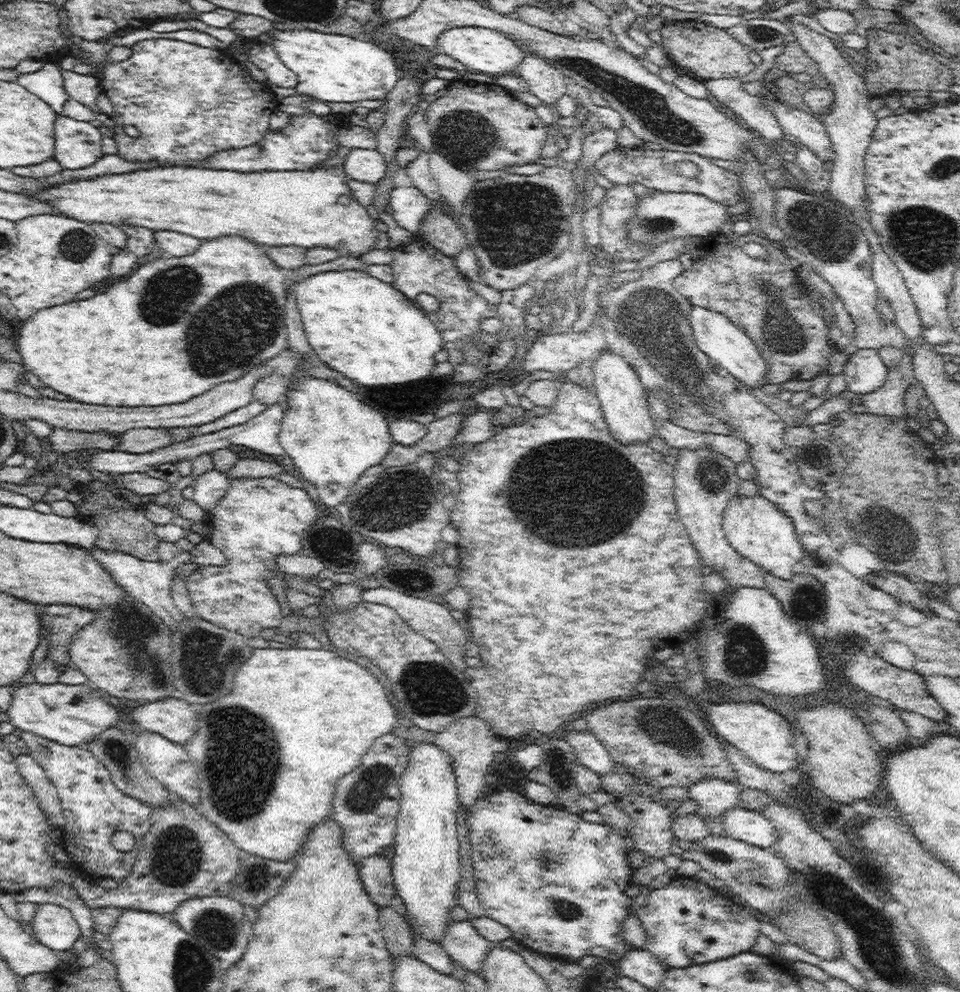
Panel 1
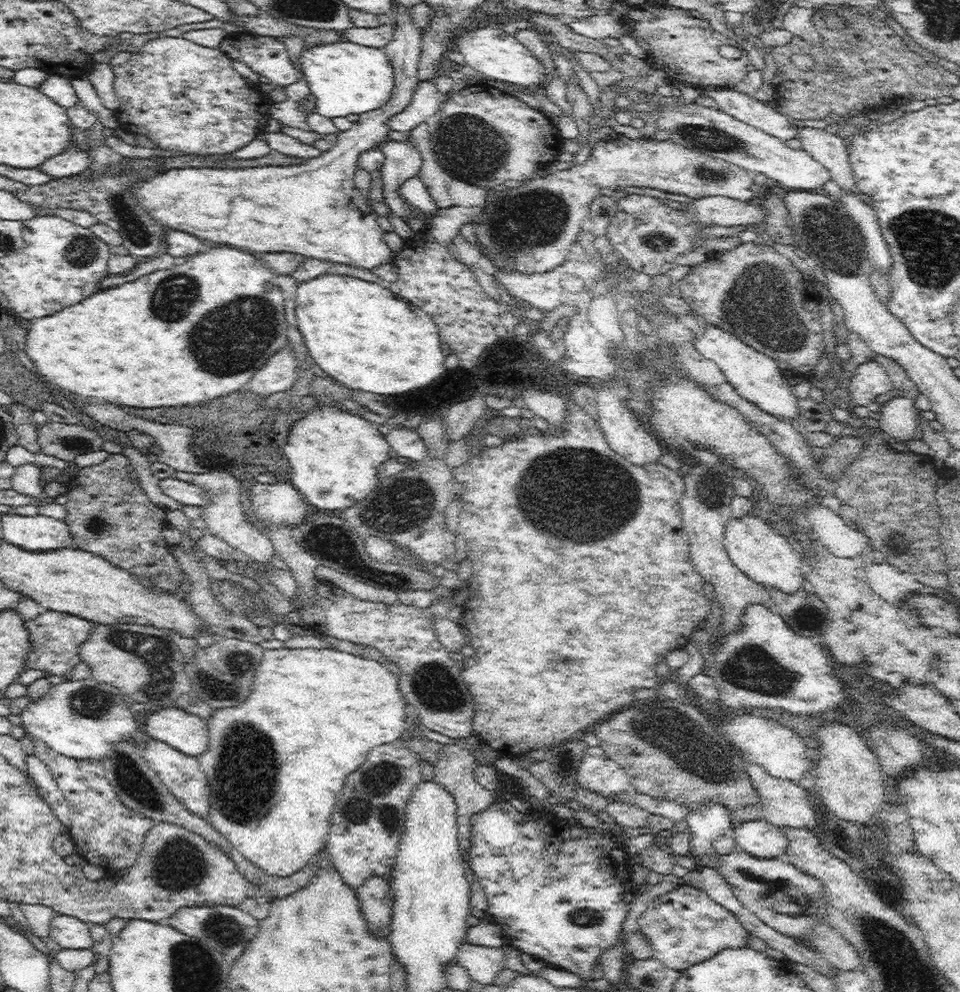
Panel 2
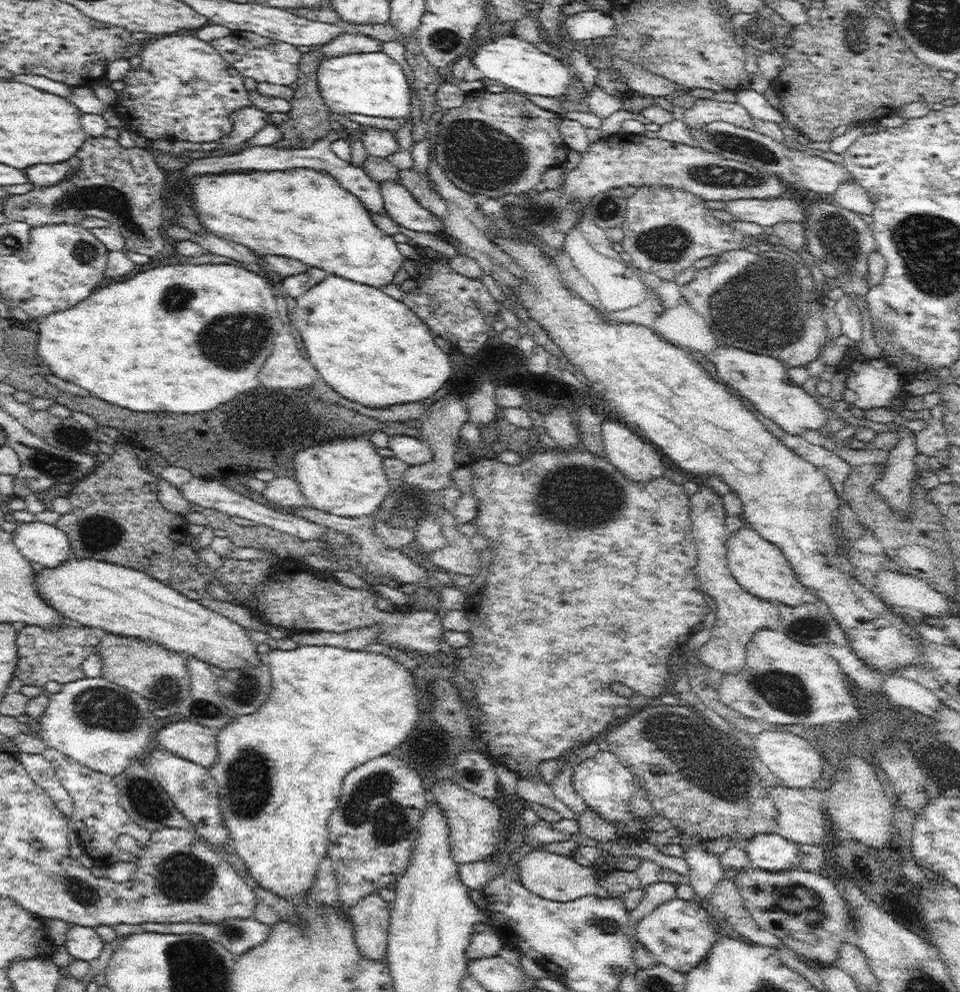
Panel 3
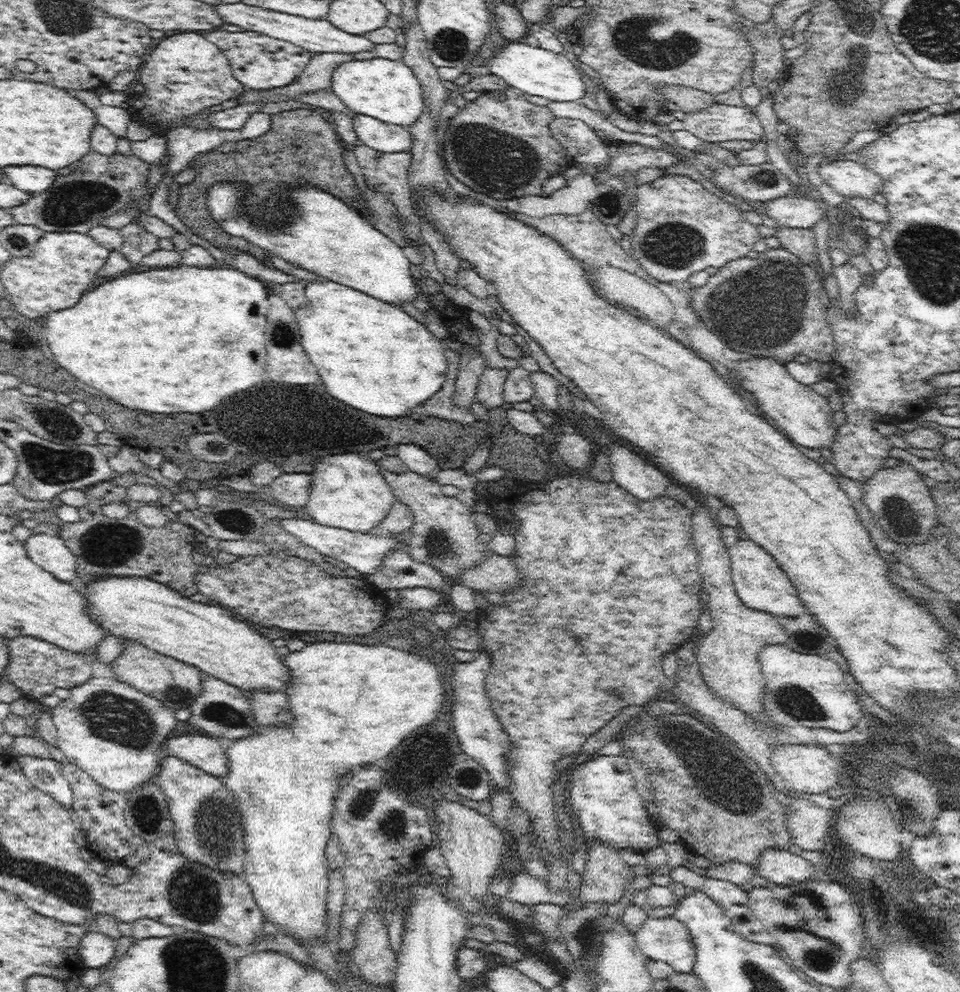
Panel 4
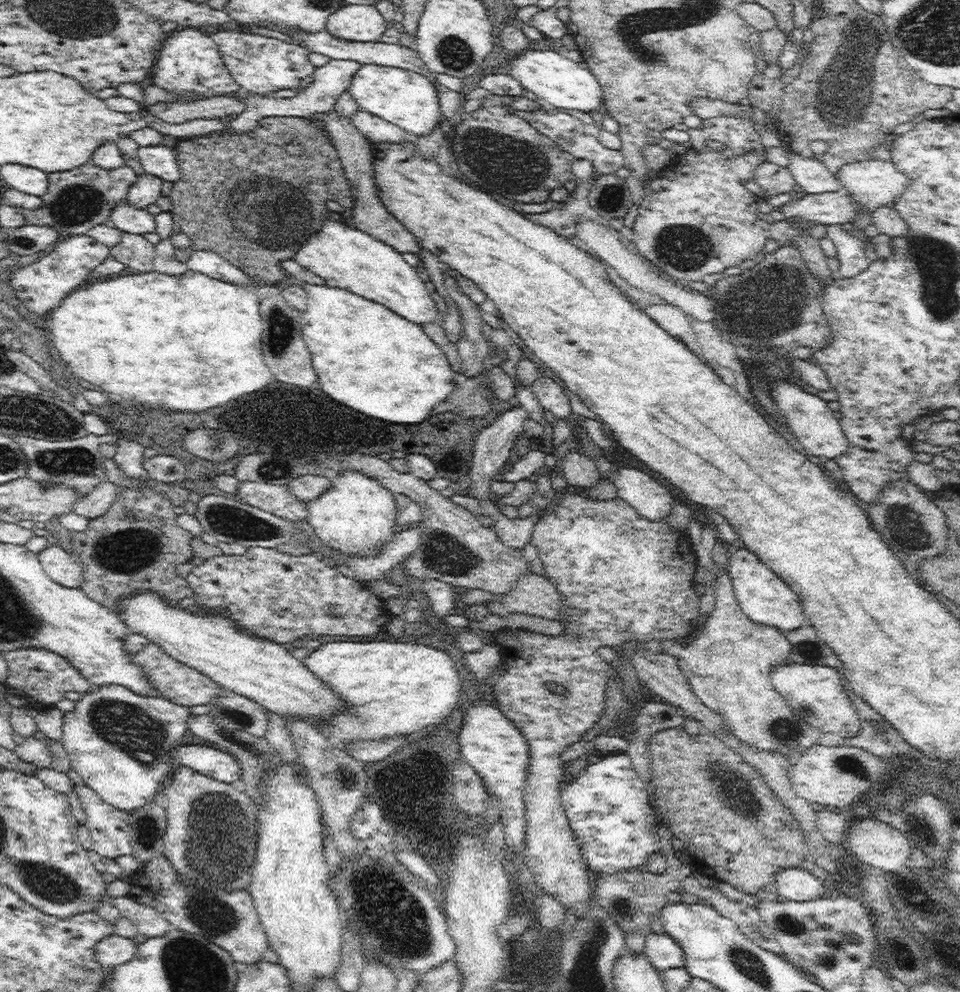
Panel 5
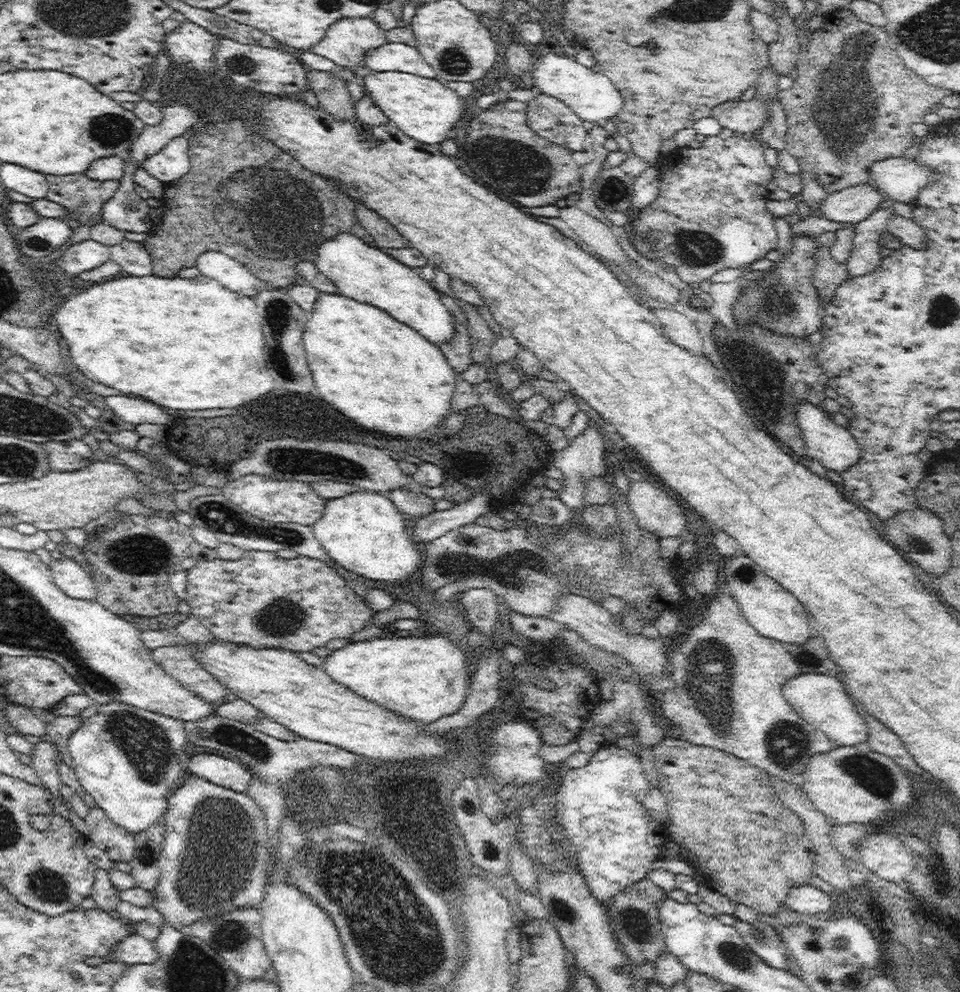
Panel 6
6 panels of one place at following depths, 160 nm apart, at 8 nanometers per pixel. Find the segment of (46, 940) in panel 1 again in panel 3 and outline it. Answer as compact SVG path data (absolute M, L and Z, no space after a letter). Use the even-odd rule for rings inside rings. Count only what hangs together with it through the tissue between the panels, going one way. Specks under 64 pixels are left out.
M70 924L64 945L75 959L90 962L101 955L105 942L95 928Z

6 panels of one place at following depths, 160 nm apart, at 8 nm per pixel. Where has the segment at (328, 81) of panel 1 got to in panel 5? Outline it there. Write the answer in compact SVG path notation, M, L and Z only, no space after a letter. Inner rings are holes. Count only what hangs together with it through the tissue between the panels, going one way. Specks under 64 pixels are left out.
M365 64L353 74L347 91L356 99L359 109L397 124L408 134L425 135L436 125L444 124L439 109L439 91L428 76L420 73L386 65Z

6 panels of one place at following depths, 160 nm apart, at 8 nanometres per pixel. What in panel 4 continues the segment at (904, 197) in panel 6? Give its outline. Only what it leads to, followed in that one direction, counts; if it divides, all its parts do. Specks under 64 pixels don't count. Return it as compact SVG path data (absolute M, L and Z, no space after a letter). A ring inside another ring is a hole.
M840 159L822 163L817 170L822 180L843 197L860 197L872 200L881 191L880 176L862 163Z

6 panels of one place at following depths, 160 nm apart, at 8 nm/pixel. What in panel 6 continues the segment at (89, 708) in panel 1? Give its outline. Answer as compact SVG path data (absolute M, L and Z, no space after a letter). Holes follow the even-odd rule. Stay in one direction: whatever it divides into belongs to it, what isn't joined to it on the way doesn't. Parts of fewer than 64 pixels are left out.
M114 701L99 705L97 713L86 718L68 739L66 747L73 757L71 767L75 770L79 785L94 798L111 822L134 836L163 819L168 810L168 797L186 775L185 759L181 754L176 754L188 741L184 723L168 715Z

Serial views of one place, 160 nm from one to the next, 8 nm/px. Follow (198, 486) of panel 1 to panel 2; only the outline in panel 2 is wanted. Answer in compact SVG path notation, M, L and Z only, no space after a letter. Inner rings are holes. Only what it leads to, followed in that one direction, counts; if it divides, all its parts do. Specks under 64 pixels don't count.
M174 470L174 477L184 482L197 484L206 490L209 494L209 501L201 508L201 515L206 522L208 534L218 536L224 539L232 548L240 550L257 562L269 562L274 558L275 550L272 541L260 532L258 528L250 525L246 521L246 515L242 511L240 503L240 481L230 472L224 470L208 470L206 472L191 473Z

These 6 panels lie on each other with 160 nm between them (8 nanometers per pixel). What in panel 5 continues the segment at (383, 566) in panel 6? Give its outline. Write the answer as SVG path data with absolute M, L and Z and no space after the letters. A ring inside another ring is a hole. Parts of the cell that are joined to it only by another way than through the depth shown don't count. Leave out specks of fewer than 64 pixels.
M345 470L336 475L328 490L307 503L307 512L307 522L314 528L320 544L336 549L344 556L375 557L391 539L393 528L397 524L397 504L391 490L384 488L376 479L352 470Z

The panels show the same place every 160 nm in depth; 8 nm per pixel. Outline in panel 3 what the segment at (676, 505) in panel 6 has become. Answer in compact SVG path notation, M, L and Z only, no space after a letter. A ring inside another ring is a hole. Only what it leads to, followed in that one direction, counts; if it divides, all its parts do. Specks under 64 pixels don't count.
M608 418L601 423L606 457L616 469L638 483L663 476L666 466L656 446L635 434L628 425Z

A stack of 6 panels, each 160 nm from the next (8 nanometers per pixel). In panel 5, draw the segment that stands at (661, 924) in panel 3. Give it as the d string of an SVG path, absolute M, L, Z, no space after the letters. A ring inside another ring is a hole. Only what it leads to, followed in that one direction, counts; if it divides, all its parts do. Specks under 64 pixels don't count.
M654 932L647 934L645 950L645 955L658 972L667 968L685 966L686 959L682 947L666 933L657 934Z

